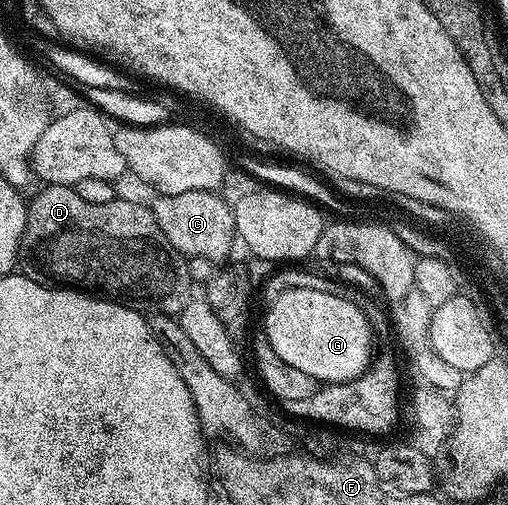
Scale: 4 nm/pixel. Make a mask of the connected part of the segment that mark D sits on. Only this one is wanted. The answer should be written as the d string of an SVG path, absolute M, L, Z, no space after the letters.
M50 184L42 189L33 201L28 201L25 229L17 242L19 268L24 275L33 280L44 278L57 286L92 290L106 300L116 300L118 304L149 308L174 318L179 316L191 299L189 291L193 288L189 281L189 268L185 265L188 263L186 257L176 252L167 242L148 203L136 204L133 200L121 198L102 204L86 202L79 198L76 187L67 184Z

